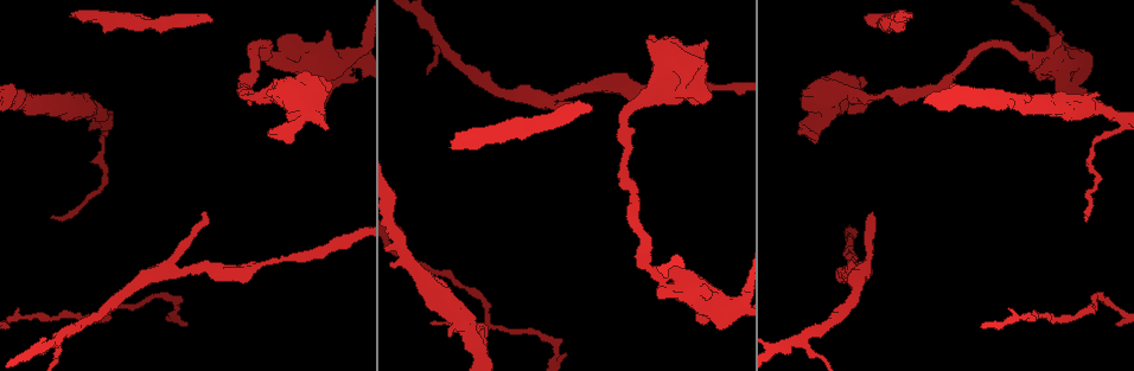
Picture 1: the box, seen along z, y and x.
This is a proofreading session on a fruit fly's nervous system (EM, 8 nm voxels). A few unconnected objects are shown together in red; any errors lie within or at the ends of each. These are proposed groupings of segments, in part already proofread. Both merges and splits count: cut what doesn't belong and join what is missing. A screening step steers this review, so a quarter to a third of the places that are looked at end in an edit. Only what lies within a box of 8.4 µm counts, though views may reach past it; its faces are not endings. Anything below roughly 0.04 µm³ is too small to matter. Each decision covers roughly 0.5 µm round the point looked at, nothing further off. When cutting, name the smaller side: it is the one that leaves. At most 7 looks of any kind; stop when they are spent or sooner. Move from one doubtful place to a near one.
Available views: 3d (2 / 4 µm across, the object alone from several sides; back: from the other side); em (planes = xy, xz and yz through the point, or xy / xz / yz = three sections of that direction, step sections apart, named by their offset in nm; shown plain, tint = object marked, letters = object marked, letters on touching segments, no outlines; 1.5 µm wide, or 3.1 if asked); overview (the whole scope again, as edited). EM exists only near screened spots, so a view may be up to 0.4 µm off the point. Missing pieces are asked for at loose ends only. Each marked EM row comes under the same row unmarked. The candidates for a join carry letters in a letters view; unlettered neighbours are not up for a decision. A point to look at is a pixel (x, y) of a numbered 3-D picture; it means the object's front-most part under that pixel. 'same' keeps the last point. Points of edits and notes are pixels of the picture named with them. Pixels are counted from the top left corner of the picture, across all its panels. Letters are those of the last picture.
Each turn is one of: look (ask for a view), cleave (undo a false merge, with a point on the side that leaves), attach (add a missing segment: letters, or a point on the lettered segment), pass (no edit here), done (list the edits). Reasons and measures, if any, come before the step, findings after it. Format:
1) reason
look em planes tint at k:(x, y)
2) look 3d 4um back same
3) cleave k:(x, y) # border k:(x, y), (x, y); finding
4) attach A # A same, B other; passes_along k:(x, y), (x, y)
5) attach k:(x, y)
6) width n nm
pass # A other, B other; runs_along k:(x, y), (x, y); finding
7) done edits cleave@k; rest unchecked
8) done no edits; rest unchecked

free end
look 3d 4um at 1:(451, 147)

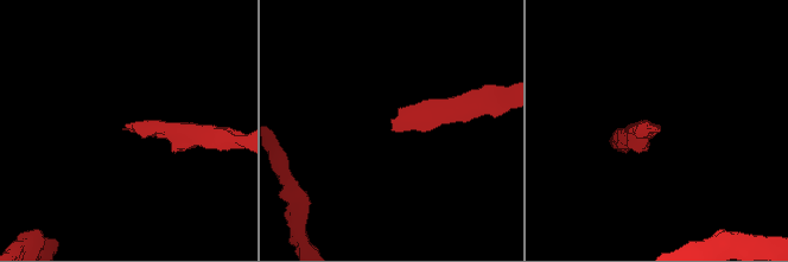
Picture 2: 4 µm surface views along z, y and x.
shape alone is not enough
look em xz step 4 letters at 2:(393, 127)

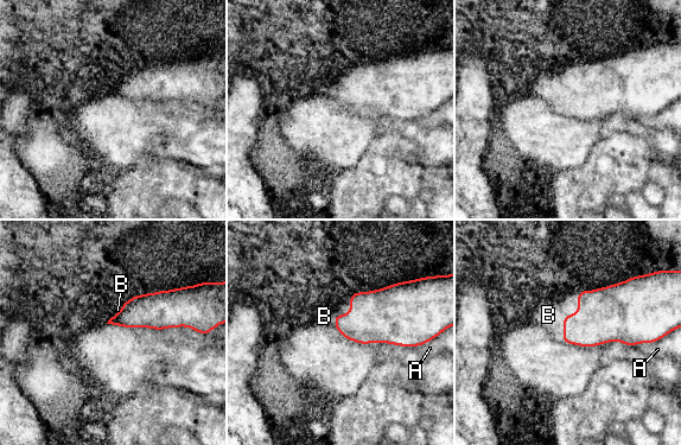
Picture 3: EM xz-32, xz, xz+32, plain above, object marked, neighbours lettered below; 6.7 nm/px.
another direction
look em planes letters same

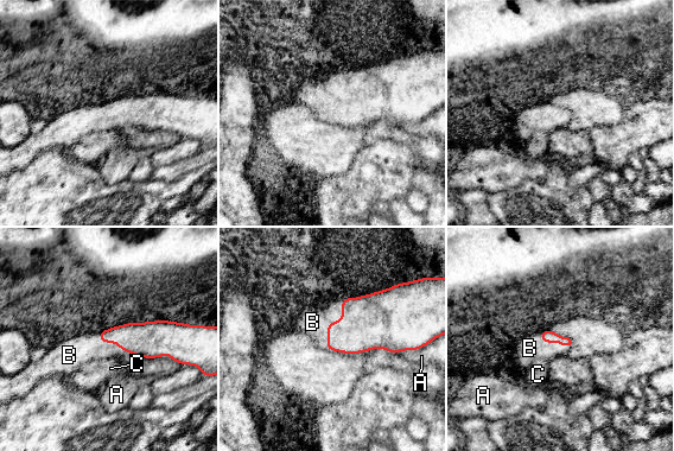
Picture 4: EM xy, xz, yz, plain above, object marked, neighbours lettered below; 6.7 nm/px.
attach B # A other, B same, C other; passes_along 4:(368, 322), (332, 322), (312, 322); it goes on there

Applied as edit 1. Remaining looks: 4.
redraw
look overview

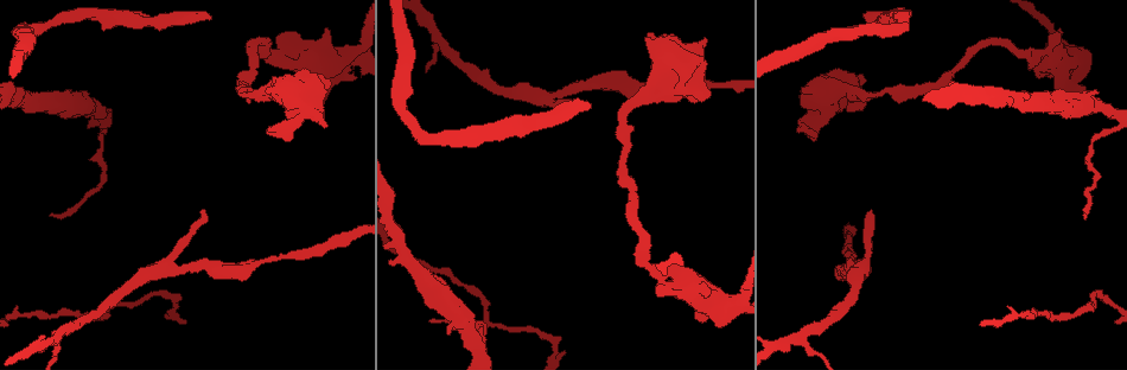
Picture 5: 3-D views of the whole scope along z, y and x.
thick turns thin
look 3d 4um at 5:(264, 261)

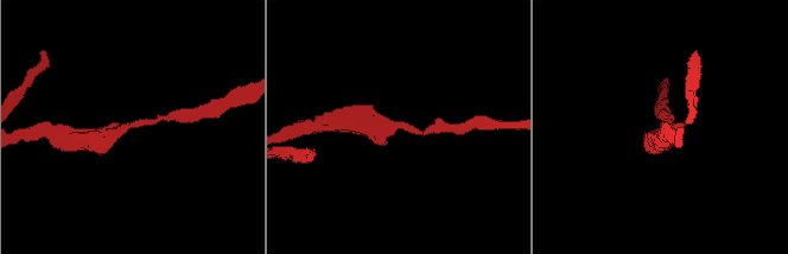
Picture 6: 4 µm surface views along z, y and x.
arm_widths 170, 300 nm
look em planes letters at 6:(135, 125)

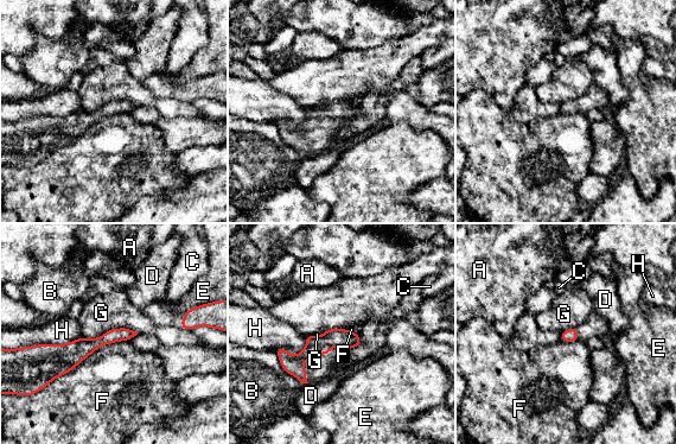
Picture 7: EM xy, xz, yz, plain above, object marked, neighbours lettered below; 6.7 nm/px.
pass # A other, B other, C other, D other, E other, F other, G other, H other; border 7:(129, 340), (100, 346), (46, 385); all the same cell

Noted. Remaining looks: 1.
done edits attach@4; rest unchecked

